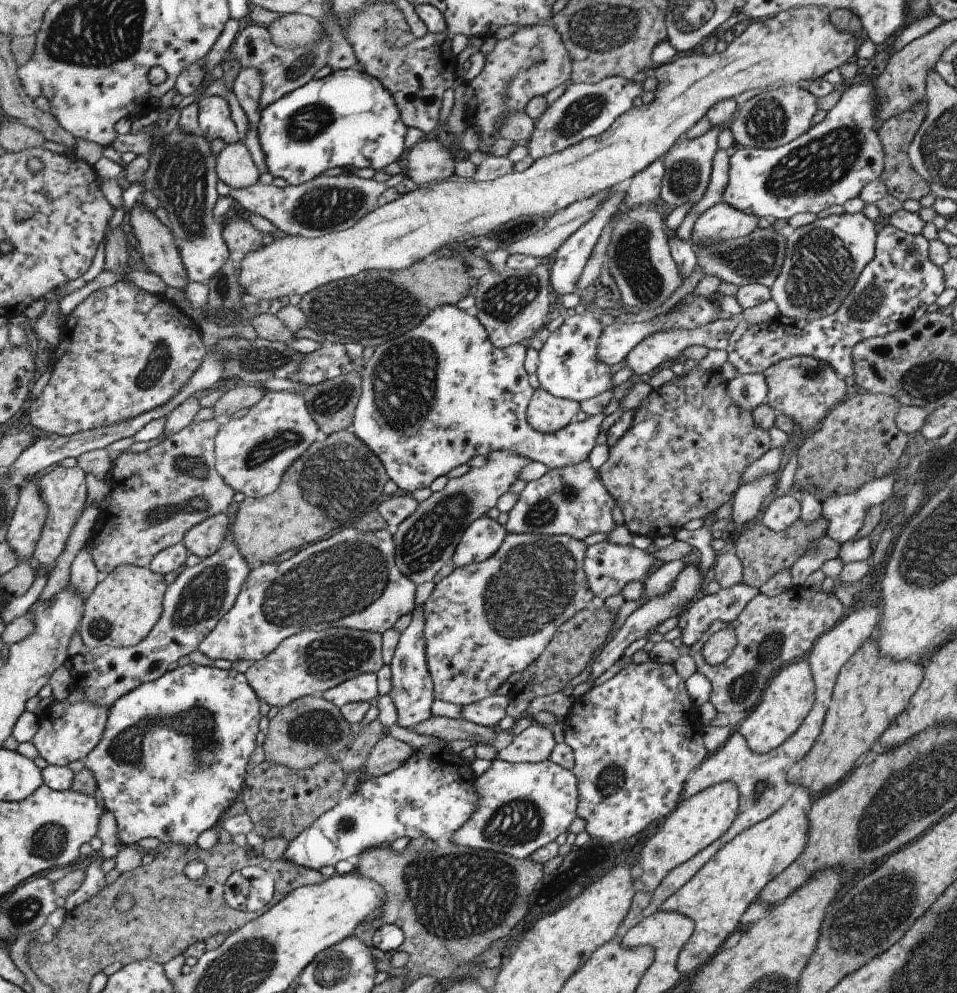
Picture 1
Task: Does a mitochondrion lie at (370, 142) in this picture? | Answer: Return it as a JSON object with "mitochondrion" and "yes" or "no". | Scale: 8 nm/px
{"mitochondrion":"no"}

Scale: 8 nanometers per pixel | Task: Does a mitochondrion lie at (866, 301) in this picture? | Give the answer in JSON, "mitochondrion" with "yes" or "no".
{"mitochondrion":"yes"}

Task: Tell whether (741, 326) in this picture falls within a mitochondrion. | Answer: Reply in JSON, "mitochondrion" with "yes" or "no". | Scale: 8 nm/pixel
{"mitochondrion":"no"}

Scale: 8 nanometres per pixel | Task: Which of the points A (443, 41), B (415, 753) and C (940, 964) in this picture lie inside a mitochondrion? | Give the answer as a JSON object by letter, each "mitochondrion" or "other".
{"A":"other","B":"other","C":"mitochondrion"}

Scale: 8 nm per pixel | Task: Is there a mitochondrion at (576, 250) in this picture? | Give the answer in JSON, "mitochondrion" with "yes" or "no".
{"mitochondrion":"no"}

